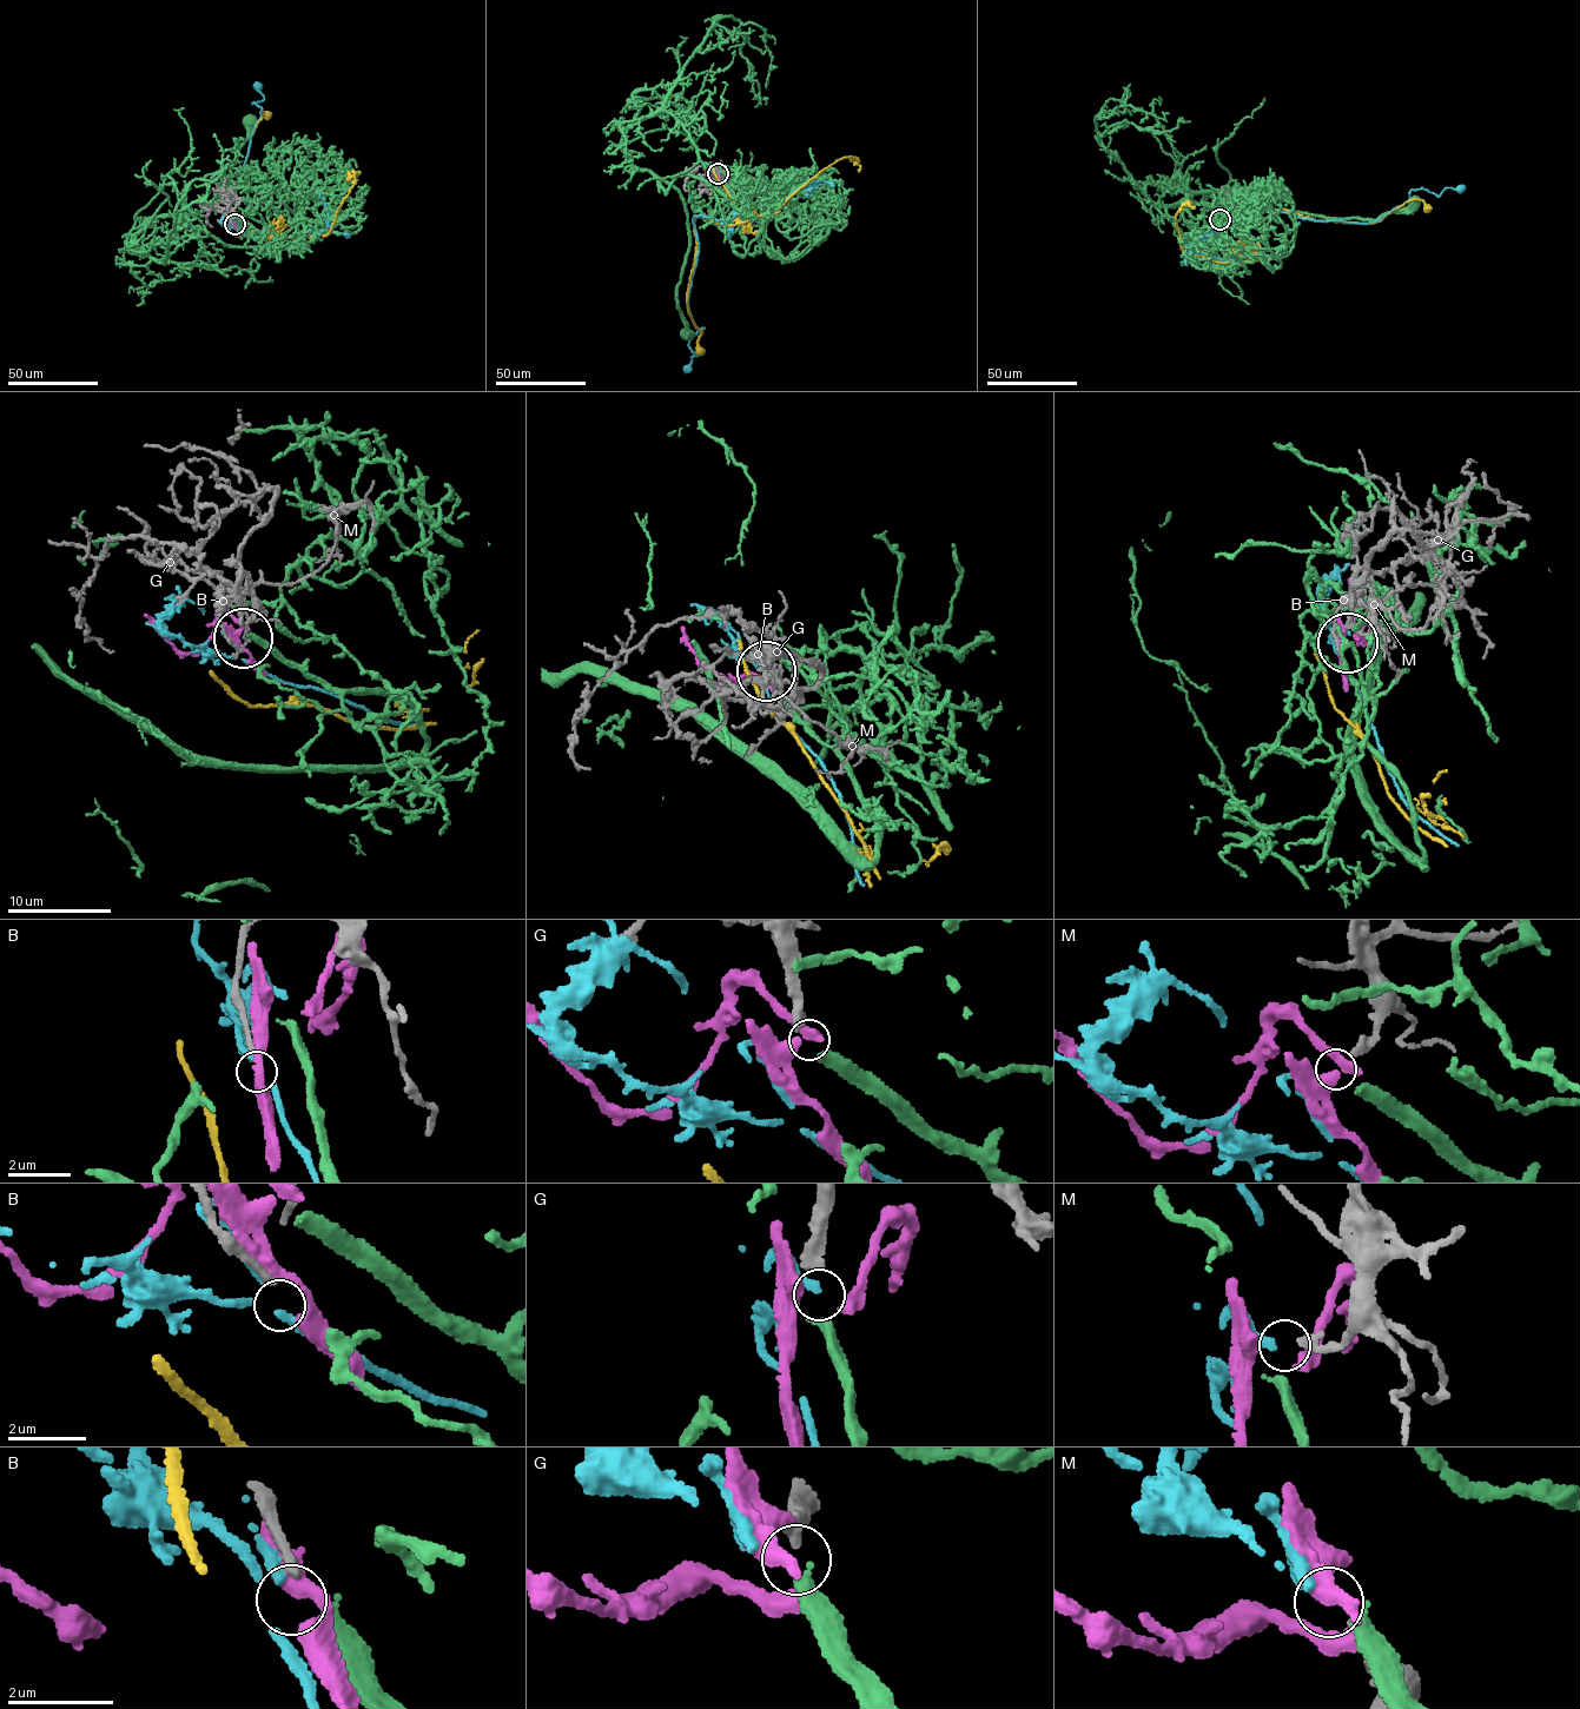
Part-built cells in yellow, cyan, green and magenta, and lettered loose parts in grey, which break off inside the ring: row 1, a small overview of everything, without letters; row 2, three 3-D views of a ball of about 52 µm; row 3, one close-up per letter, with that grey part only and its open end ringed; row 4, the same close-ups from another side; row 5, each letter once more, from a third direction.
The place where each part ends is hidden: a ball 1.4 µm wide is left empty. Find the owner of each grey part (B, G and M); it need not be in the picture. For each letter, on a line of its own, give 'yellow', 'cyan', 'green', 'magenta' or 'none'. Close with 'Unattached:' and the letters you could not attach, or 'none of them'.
B: none
G: green
M: cyan
Unattached: B

